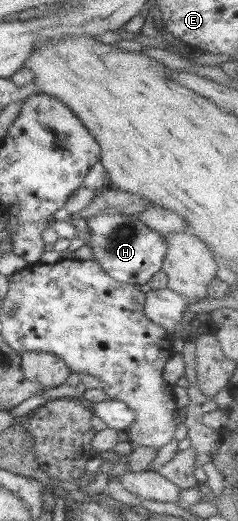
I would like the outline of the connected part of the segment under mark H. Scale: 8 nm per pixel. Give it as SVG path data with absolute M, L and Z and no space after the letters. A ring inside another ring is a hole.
M100 214L86 221L94 261L114 280L124 284L146 284L161 269L165 243L156 232L144 226L137 217Z

